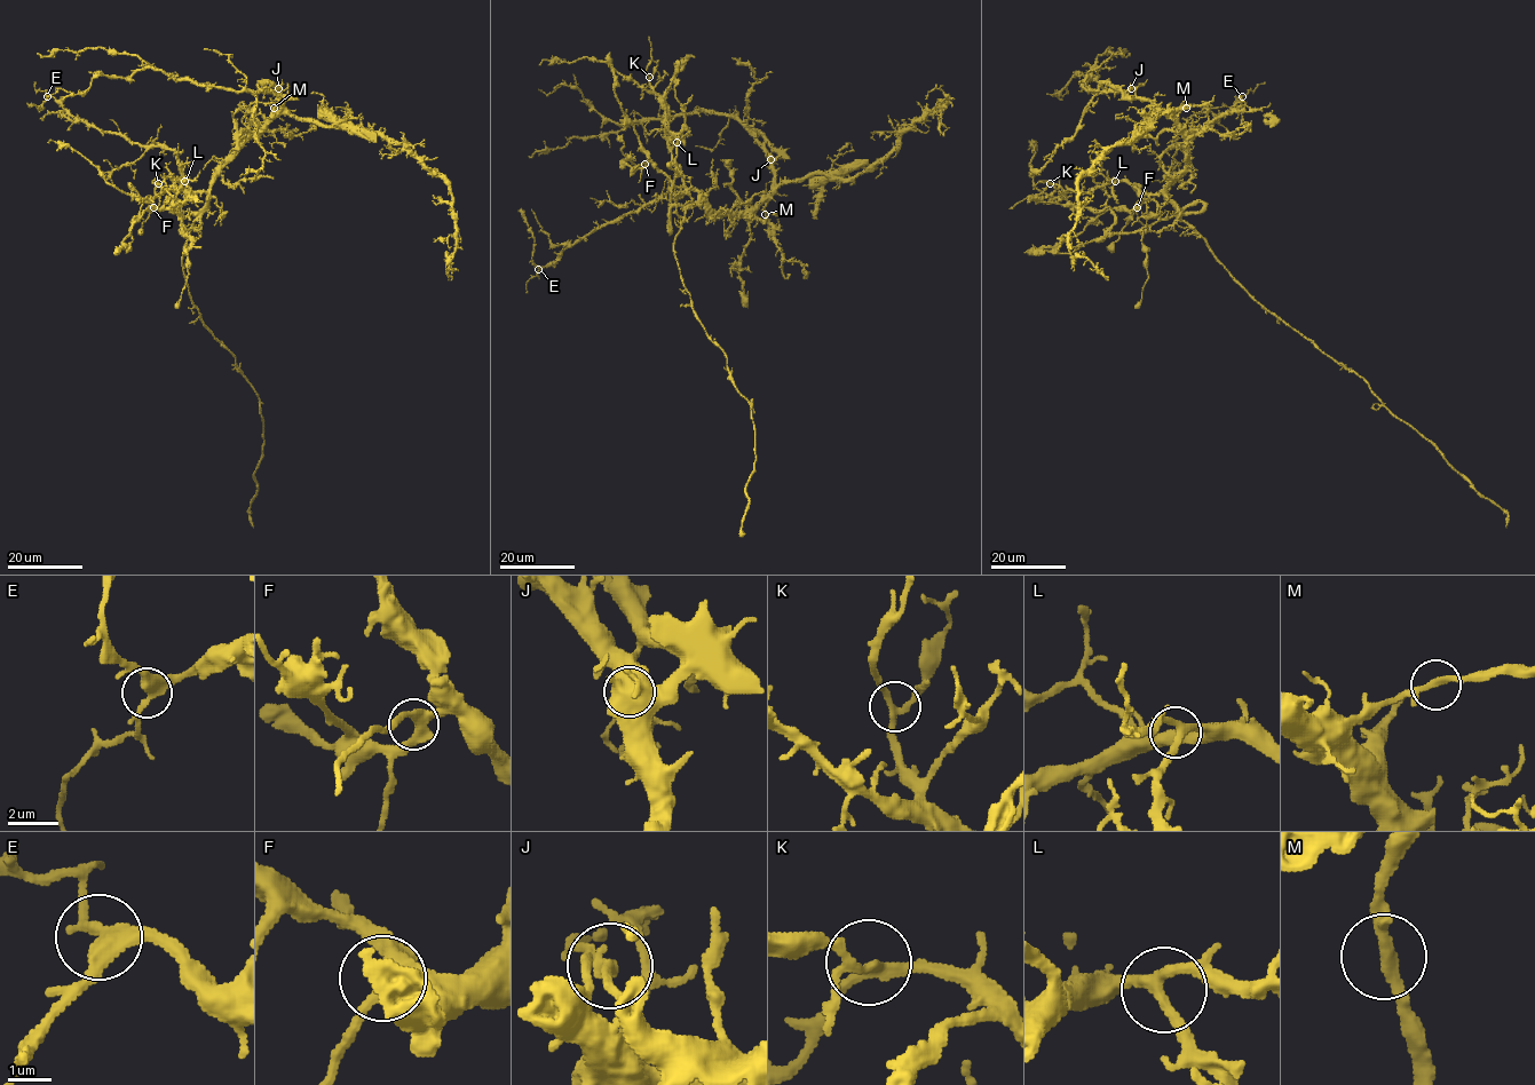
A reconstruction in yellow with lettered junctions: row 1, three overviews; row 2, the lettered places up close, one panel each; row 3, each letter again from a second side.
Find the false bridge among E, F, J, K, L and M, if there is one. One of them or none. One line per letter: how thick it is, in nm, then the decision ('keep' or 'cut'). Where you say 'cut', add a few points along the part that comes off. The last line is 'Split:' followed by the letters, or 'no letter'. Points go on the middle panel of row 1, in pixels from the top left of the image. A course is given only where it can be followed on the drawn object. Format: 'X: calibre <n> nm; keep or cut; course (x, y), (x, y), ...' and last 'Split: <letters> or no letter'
E: calibre 360 nm; keep
F: calibre 380 nm; keep
J: calibre 220 nm; cut; course (770, 158), (775, 152), (734, 168), (730, 189), (746, 208), (741, 292), (748, 300)
K: calibre 240 nm; keep
L: calibre 260 nm; keep
M: calibre 220 nm; keep
Split: J

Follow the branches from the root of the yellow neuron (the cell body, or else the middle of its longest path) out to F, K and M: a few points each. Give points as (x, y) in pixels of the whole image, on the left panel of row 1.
F: (200, 214), (188, 213), (180, 215), (180, 218), (181, 203), (176, 199), (153, 207)
K: (200, 214), (205, 204), (204, 192), (188, 193), (179, 181), (174, 185), (176, 192), (163, 190), (158, 183)
M: (200, 214), (216, 172), (275, 113), (274, 108)

